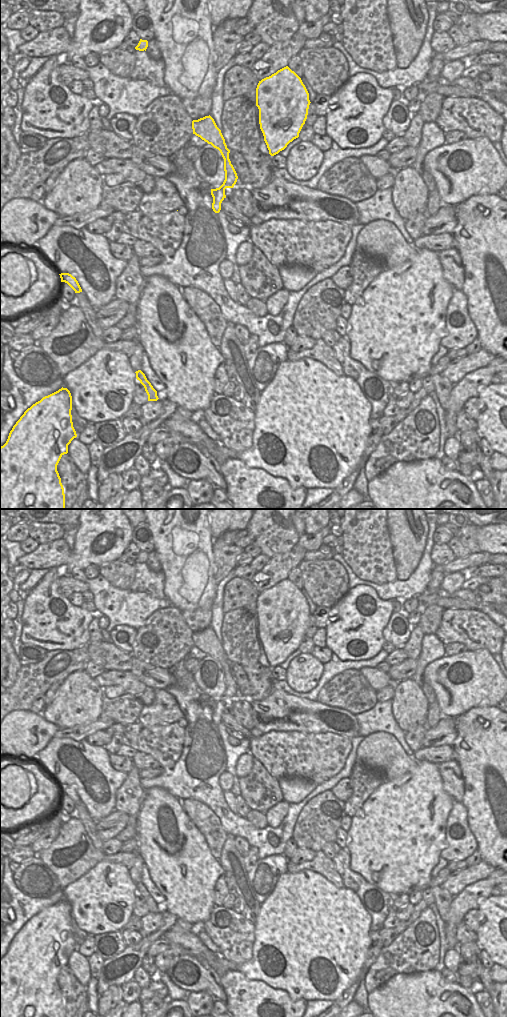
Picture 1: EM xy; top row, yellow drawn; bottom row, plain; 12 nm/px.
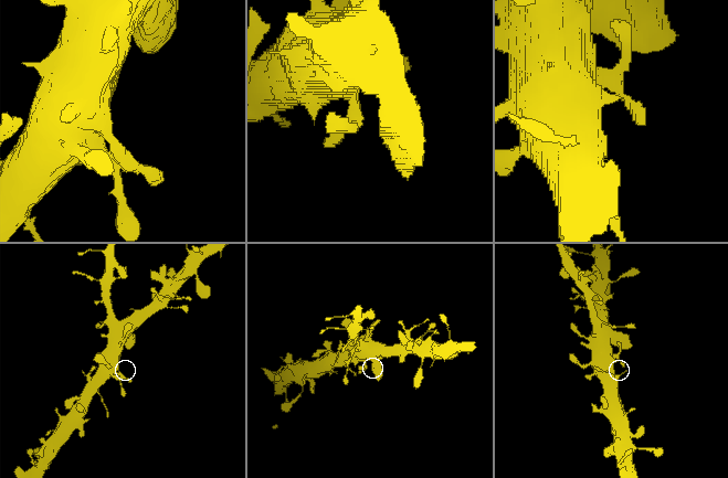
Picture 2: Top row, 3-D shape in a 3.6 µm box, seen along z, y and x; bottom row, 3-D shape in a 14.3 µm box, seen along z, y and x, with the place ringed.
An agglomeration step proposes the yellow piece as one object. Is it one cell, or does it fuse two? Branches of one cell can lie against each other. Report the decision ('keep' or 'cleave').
keep

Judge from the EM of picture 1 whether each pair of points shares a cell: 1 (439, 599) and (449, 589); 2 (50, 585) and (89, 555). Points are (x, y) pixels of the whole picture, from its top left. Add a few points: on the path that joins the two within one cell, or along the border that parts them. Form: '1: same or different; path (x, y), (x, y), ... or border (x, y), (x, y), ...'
1: different; border (439, 591), (450, 596)
2: different; border (58, 567), (66, 573)

